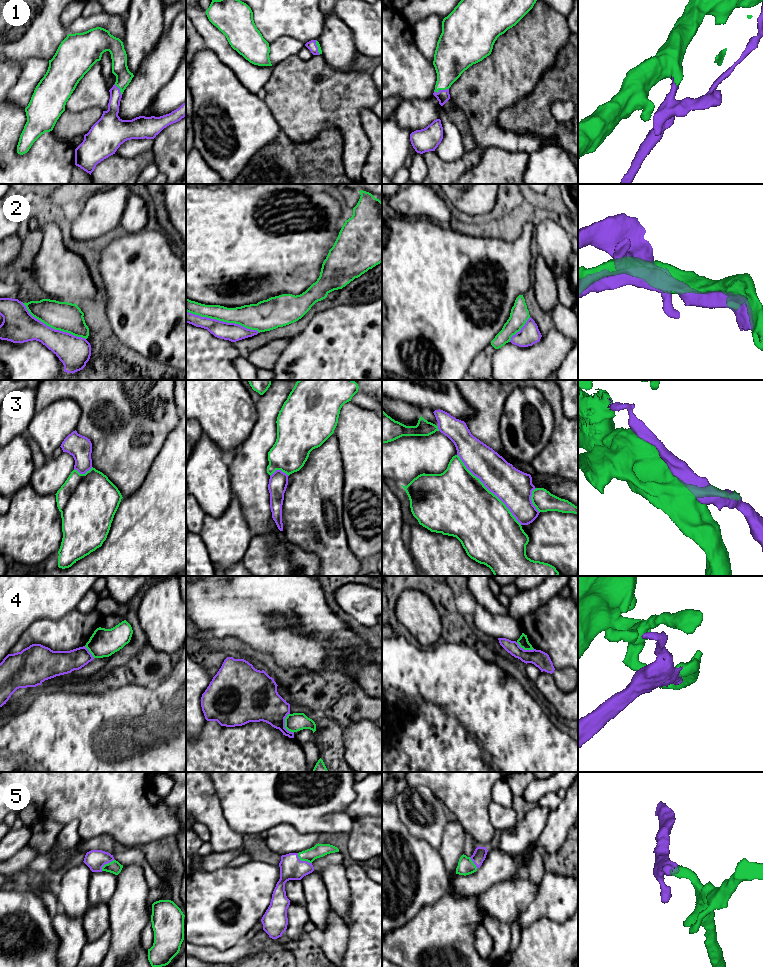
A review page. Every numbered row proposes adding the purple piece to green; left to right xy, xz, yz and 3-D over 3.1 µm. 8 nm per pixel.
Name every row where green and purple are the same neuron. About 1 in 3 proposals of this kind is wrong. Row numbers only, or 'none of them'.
1, 2, 3, 5

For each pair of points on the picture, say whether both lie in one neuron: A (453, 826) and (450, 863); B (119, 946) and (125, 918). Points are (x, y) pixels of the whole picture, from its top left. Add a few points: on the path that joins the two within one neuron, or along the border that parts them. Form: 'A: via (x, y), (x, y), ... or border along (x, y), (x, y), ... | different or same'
A: via (453, 835), (451, 854) | same
B: via (125, 939), (125, 925) | same

